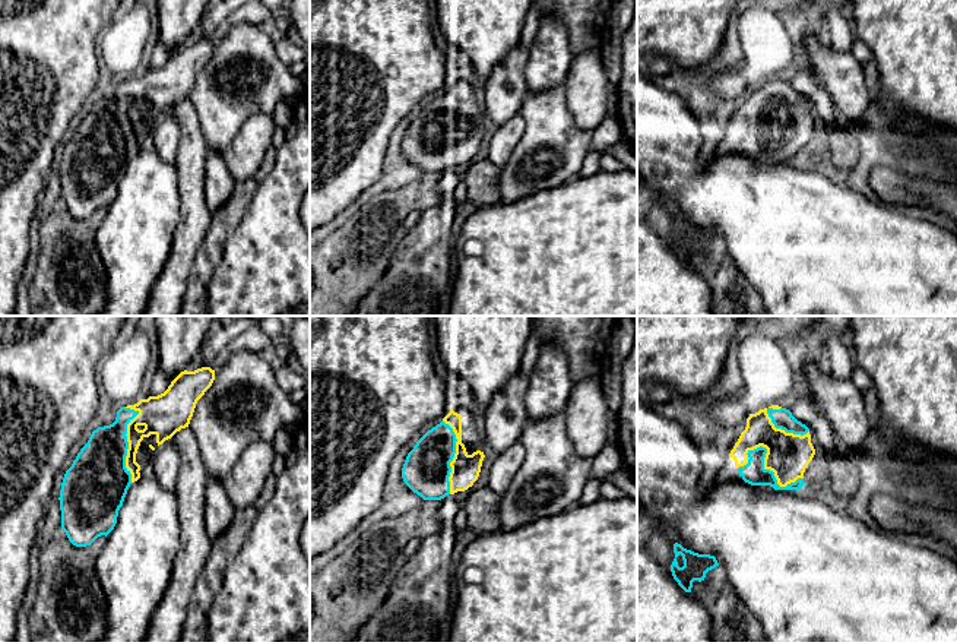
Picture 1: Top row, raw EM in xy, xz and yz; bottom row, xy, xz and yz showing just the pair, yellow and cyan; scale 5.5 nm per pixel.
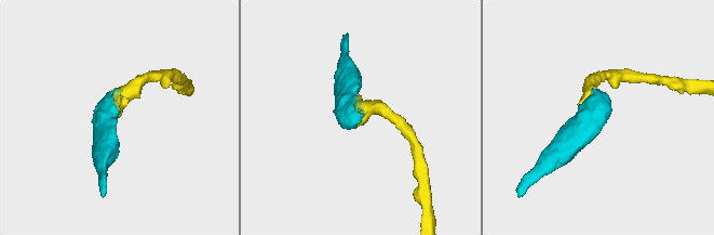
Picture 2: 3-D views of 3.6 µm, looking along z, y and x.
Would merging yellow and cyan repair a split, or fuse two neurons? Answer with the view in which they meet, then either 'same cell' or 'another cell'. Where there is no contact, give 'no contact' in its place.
contact in yz; same cell

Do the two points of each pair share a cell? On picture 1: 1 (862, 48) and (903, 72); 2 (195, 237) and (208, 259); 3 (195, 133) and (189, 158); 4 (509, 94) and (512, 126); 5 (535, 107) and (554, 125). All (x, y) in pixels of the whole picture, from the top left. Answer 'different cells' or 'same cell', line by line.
1: different cells
2: different cells
3: same cell
4: different cells
5: same cell

